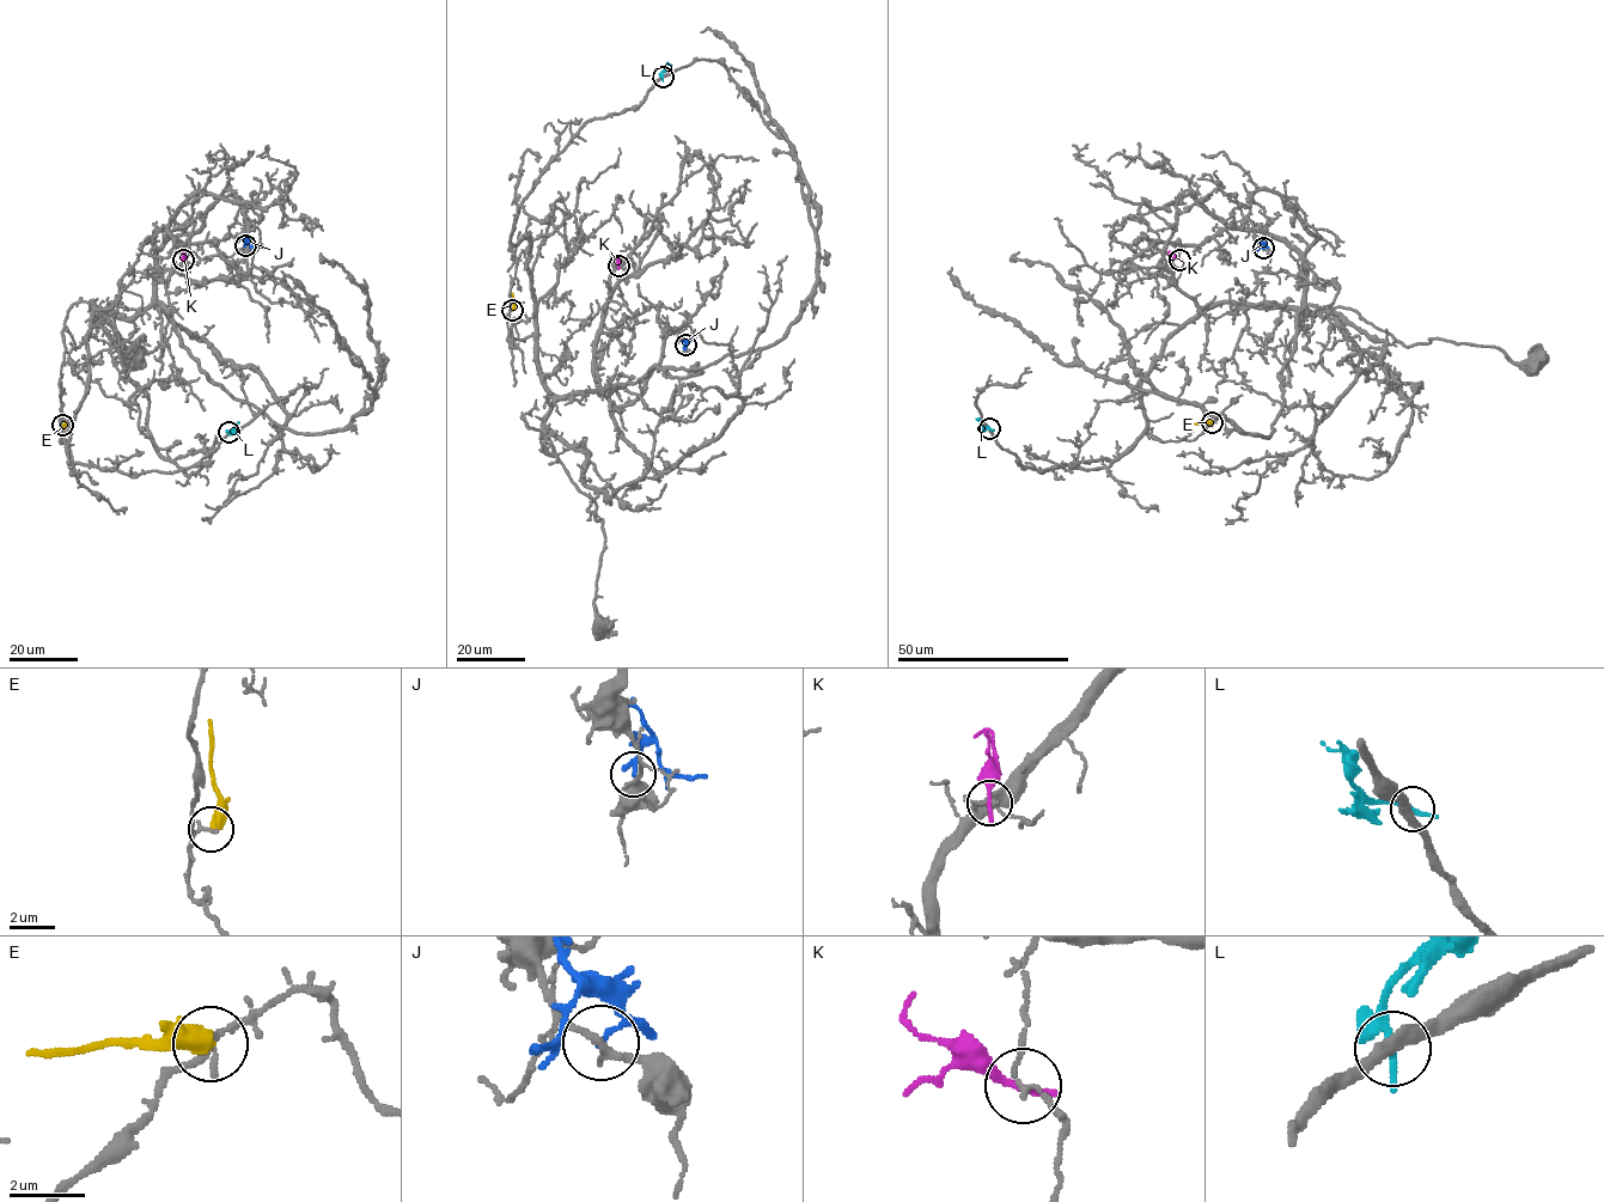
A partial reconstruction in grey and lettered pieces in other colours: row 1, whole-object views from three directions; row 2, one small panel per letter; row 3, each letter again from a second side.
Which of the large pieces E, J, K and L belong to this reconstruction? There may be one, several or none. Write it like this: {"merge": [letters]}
{"merge": []}

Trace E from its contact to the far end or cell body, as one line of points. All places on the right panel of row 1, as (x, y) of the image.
E: (1211, 422), (1195, 423)

